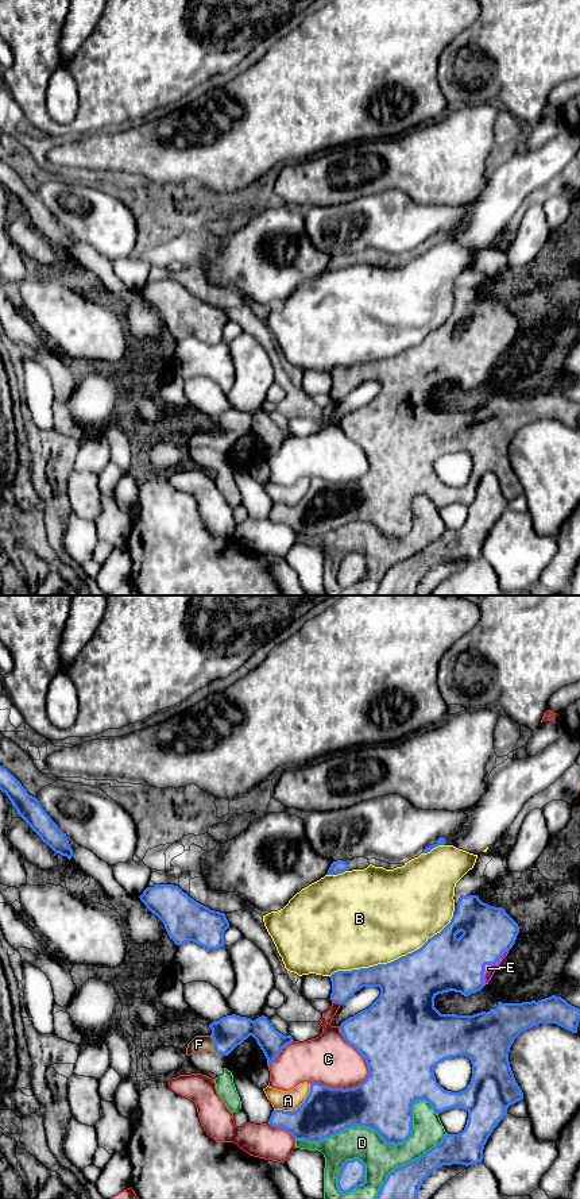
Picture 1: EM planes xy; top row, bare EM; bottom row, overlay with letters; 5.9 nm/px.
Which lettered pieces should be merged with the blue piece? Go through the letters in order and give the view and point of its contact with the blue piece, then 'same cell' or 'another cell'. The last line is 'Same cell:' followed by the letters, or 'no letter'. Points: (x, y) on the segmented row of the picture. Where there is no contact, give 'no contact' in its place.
A: contact xy (298, 1107); same cell
B: contact xy (391, 962); another cell
C: contact xy (366, 1061); another cell
D: contact xy (382, 1138); another cell
E: contact xy (488, 963); same cell
F: contact xy (215, 1044); same cell
Same cell: A, E, F

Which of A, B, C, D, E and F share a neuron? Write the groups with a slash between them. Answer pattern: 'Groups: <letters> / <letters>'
Groups: A E F / B / C / D

